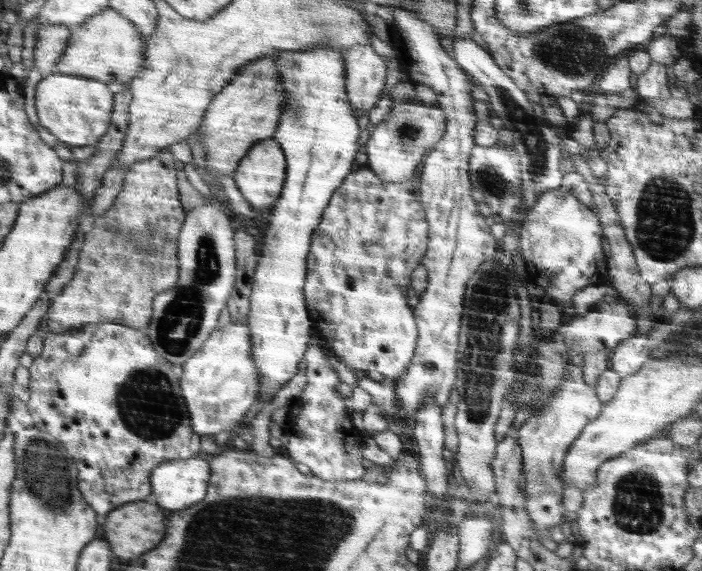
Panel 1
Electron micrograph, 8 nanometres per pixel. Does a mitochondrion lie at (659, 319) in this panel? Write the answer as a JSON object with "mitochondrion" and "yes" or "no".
{"mitochondrion":"no"}

